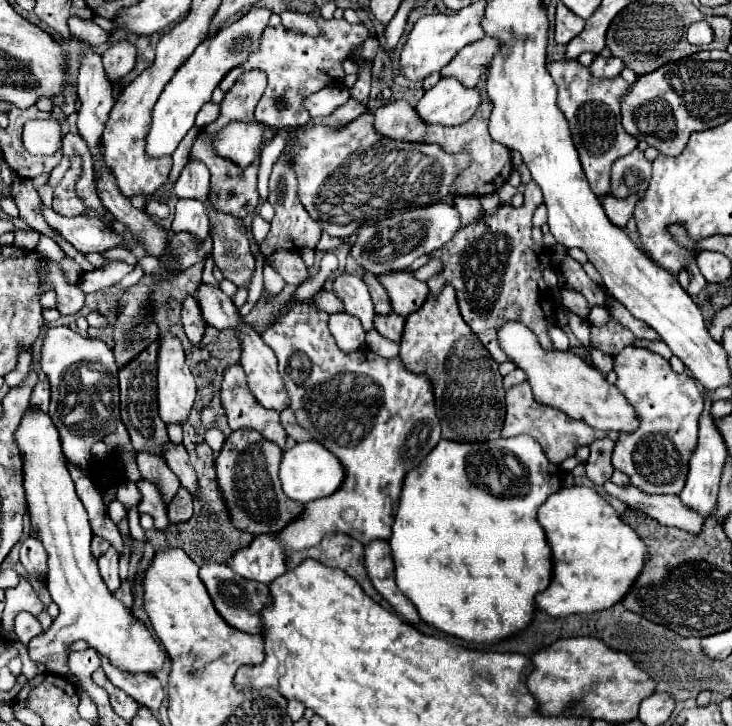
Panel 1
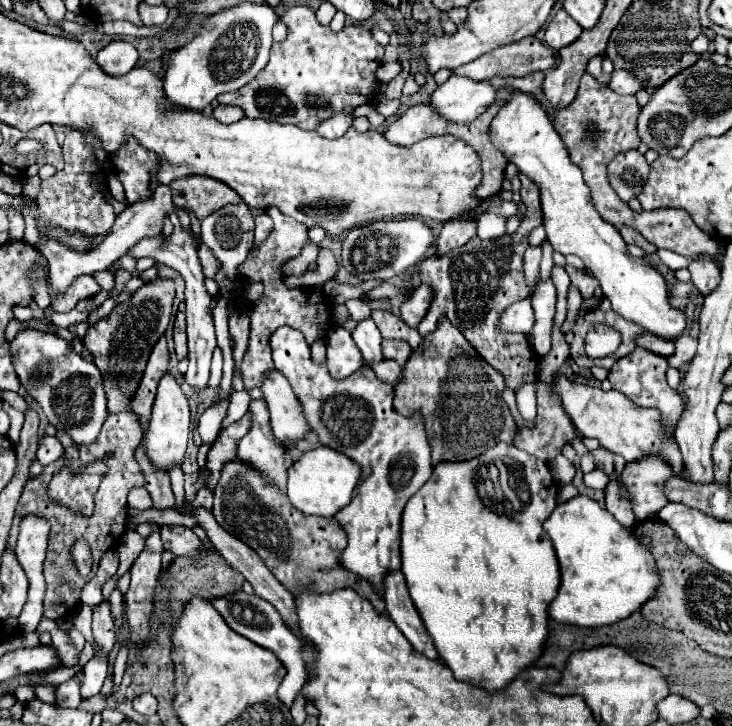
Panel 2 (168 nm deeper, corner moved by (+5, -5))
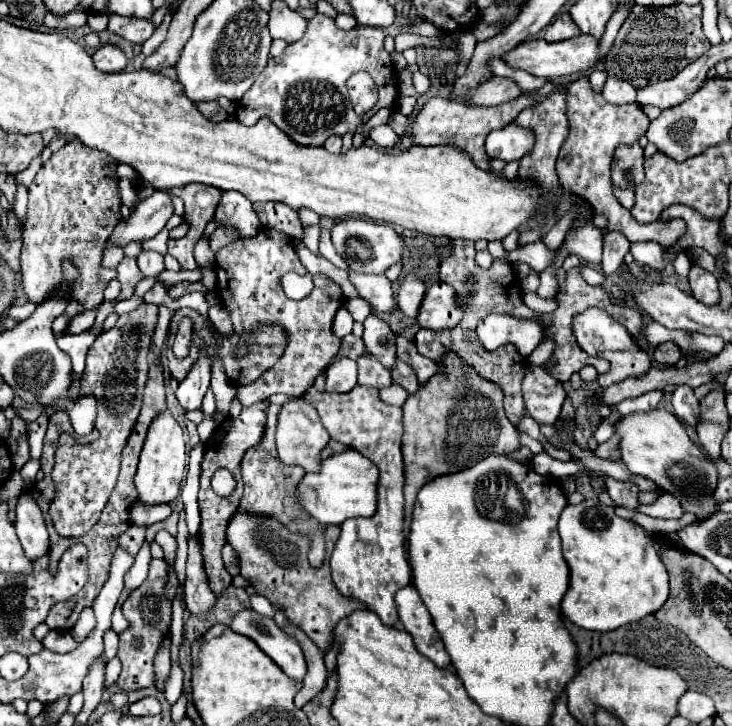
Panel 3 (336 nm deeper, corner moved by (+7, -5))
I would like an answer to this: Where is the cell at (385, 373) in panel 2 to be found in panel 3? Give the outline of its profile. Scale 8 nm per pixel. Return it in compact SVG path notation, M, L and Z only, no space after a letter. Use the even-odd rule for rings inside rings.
M392 382L392 386L386 386L386 388L380 390L380 398L382 398L386 404L402 406L404 400L408 398L408 394L406 394L406 390L402 390L402 386L394 386L394 382Z

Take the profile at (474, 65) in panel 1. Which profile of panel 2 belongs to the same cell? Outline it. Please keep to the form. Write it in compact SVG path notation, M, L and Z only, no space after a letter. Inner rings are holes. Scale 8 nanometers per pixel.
M528 36L518 42L500 46L474 62L454 70L458 76L472 80L490 80L492 76L526 76L532 72L546 72L556 62L556 50L546 48L538 38Z

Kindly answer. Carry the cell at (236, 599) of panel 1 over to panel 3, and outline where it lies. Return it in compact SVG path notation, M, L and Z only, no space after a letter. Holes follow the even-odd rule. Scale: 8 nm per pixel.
M252 608L240 610L230 618L228 628L248 636L258 644L258 648L268 654L290 678L302 680L306 674L306 662L298 642L276 626L270 616L262 616Z

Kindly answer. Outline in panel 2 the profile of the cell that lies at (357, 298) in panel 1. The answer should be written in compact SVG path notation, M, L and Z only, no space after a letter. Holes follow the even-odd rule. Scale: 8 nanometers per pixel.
M372 318L362 320L362 322L358 324L358 328L352 332L352 338L354 338L356 346L360 348L362 358L364 358L364 362L366 362L368 366L370 366L372 362L384 360L384 356L382 356L382 336L380 336L376 324L372 322Z

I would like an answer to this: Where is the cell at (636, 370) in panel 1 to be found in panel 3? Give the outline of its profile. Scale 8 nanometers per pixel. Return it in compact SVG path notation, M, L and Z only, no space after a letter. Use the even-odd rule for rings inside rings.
M586 310L578 316L574 316L574 324L572 324L574 336L580 344L580 348L590 354L590 356L598 356L598 358L606 358L610 362L610 370L602 376L598 376L598 384L602 388L608 388L612 384L618 384L626 378L638 378L638 374L646 374L648 368L652 368L652 360L648 356L648 352L644 352L628 334L628 330L616 322L614 318L610 318L604 310Z

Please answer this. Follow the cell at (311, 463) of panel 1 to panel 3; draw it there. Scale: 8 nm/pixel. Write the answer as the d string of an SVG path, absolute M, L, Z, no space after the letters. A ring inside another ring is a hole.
M346 450L324 458L318 472L304 474L302 482L298 482L296 486L296 498L298 504L320 524L342 524L346 518L372 516L376 512L376 484L376 464L372 464L356 450Z

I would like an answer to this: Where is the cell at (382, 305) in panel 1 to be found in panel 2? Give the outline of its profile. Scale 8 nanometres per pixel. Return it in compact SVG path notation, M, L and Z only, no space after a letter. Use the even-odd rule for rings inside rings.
M374 310L374 312L372 312L372 320L376 322L380 334L382 334L386 340L404 340L404 342L410 344L410 348L412 348L414 352L420 352L420 350L422 350L422 338L420 338L418 330L406 326L406 322L400 320L398 316L394 316L392 312Z

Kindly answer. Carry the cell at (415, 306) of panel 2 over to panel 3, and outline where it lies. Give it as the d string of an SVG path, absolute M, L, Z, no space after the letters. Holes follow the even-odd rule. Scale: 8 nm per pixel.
M446 282L432 284L424 294L422 306L418 308L416 322L422 328L432 328L432 330L444 330L456 326L462 318L462 310L458 310L454 302L456 294L450 284Z

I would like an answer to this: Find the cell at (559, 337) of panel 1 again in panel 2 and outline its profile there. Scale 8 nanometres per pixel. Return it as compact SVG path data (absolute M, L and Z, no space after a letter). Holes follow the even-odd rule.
M524 298L518 304L508 306L500 316L500 326L502 332L522 332L528 335L534 326L534 310L530 298Z

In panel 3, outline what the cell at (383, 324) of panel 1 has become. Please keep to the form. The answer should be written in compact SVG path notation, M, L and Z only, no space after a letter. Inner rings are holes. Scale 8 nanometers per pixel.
M396 358L394 366L392 366L392 380L400 386L404 386L410 394L414 394L414 390L418 390L418 378L414 374L414 370L410 370L410 366L406 366L406 362L402 362L400 358Z

